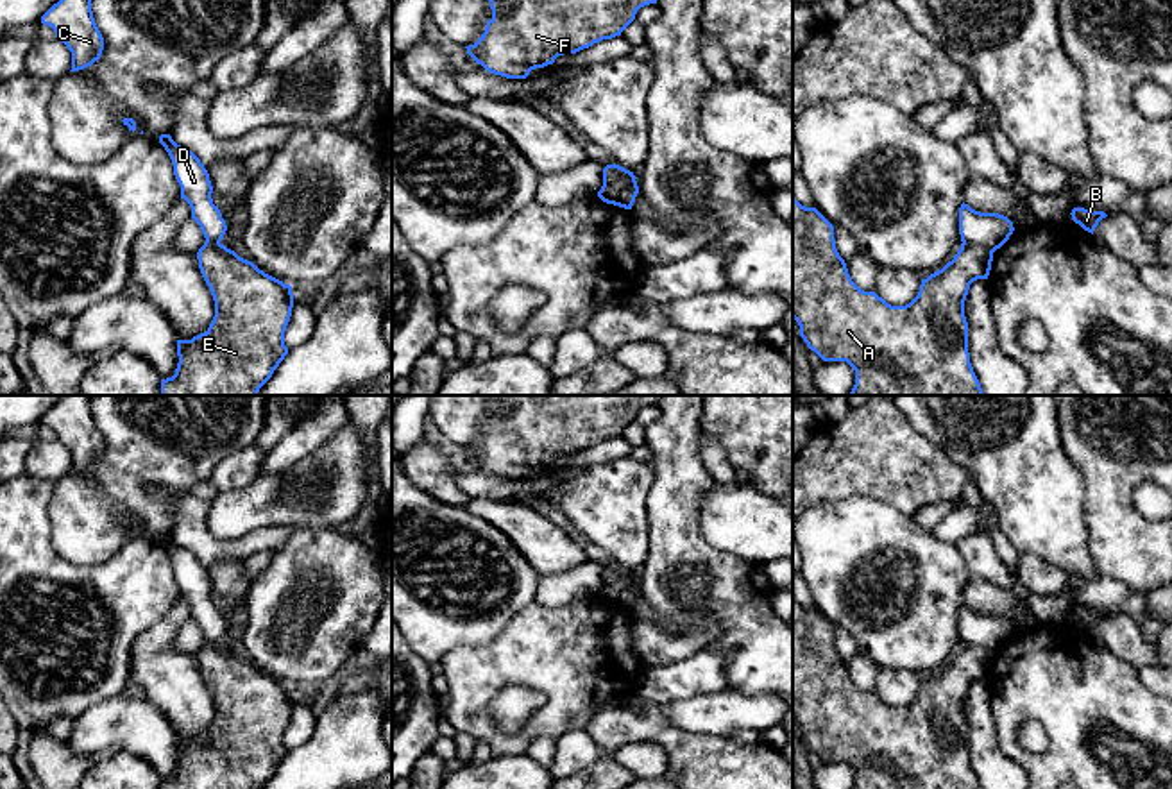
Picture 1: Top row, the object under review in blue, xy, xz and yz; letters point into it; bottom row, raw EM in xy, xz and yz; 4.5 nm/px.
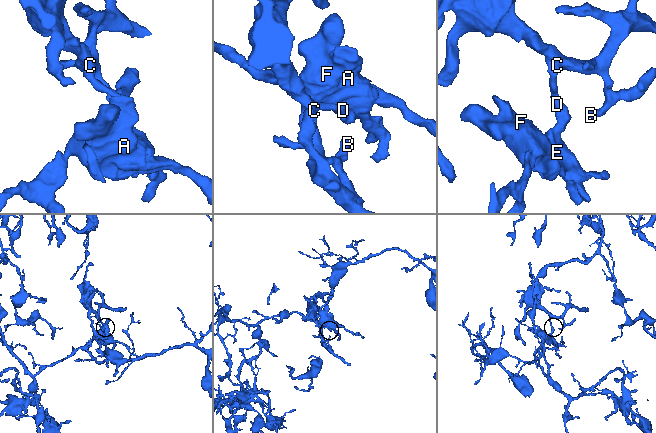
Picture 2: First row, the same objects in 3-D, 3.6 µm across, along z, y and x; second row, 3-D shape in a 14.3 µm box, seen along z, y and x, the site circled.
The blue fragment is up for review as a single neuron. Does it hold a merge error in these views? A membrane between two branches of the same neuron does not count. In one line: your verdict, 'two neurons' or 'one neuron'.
two neurons

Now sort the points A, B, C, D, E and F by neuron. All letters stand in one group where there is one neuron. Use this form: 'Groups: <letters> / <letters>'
Groups: A E F / B C D

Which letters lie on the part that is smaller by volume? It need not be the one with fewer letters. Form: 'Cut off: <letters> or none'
Cut off: B, C, D

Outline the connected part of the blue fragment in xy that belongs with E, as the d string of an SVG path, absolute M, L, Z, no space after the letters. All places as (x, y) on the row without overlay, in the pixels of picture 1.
M204 642L199 669L215 701L215 717L206 734L177 741L179 764L161 789L261 789L288 755L285 732L292 717L292 687L265 674L222 644Z

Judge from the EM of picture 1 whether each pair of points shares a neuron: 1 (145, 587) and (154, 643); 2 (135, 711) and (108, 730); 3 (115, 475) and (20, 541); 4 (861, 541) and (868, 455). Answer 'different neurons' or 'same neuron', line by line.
1: different neurons
2: same neuron
3: different neurons
4: different neurons

